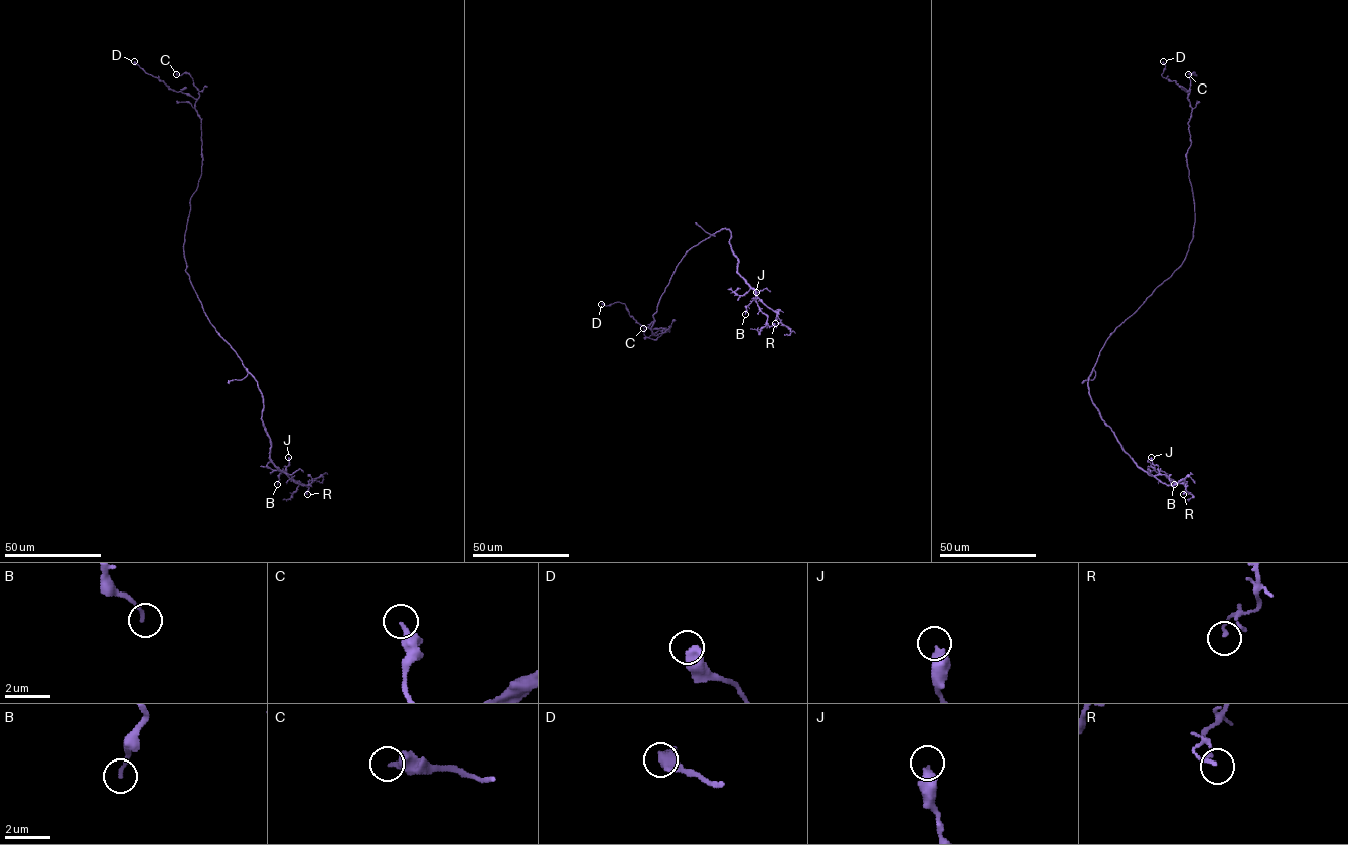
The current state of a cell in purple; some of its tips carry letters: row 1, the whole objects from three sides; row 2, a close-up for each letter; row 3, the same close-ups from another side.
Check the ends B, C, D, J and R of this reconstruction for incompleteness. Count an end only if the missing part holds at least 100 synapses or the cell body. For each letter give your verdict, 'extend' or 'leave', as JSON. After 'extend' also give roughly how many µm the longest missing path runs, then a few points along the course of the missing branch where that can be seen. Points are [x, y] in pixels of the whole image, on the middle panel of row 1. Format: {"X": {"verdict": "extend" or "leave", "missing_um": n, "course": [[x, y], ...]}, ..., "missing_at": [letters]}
{"B": {"verdict": "leave"}, "C": {"verdict": "leave"}, "D": {"verdict": "leave"}, "J": {"verdict": "leave"}, "R": {"verdict": "leave"}, "missing_at": []}

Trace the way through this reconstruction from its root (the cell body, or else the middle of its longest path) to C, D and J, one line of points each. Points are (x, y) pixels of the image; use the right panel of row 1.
C: (1147, 298), (1181, 264), (1193, 237), (1194, 203), (1186, 153), (1191, 142), (1190, 77), (1197, 75), (1188, 74)
D: (1147, 298), (1181, 264), (1195, 221), (1186, 156), (1191, 142), (1189, 93), (1162, 76), (1163, 61)
J: (1147, 298), (1106, 340), (1088, 388), (1121, 448), (1139, 467), (1157, 475), (1151, 457)

